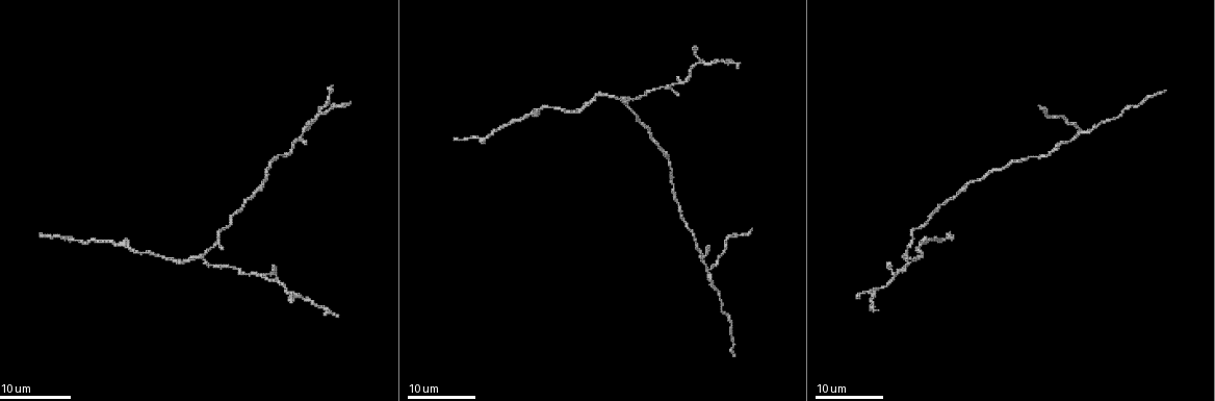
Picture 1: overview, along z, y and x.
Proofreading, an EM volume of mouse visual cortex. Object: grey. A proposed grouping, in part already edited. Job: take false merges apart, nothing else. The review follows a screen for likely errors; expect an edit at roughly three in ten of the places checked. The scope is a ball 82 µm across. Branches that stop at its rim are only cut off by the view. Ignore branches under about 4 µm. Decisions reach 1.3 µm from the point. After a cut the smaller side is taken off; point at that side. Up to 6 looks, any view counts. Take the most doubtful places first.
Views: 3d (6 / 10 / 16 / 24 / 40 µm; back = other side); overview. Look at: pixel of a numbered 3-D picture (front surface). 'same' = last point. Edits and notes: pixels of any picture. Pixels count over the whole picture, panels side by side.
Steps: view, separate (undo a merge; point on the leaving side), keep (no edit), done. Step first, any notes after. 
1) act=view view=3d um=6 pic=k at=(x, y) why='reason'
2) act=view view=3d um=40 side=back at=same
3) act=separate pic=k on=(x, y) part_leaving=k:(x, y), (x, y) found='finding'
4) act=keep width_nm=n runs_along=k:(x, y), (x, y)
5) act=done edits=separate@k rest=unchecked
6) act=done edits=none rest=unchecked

act=view view=3d um=24 pic=1 at=(706, 270) why='arms part here'

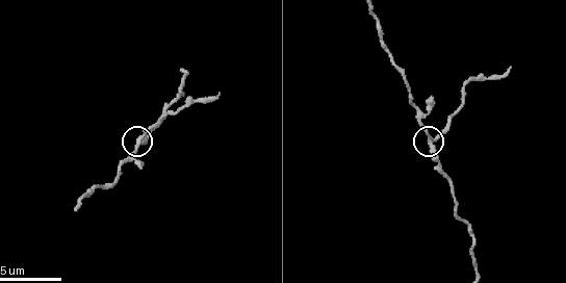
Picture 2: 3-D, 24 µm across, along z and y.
act=view view=3d um=10 pic=2 at=(432, 142)

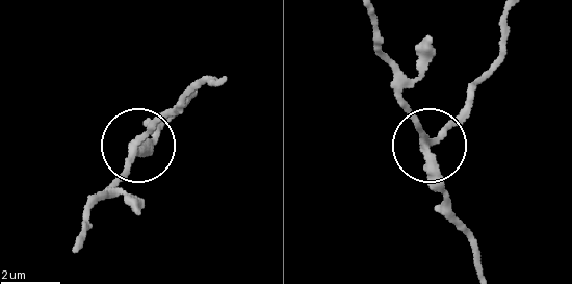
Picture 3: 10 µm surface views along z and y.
act=keep arms=3 runs_along=3:(371, 22), (420, 142), (433, 142), (468, 106) found='one cell here'

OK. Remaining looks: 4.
act=view view=3d um=24 pic=1 at=(905, 253) why='three-way junction'

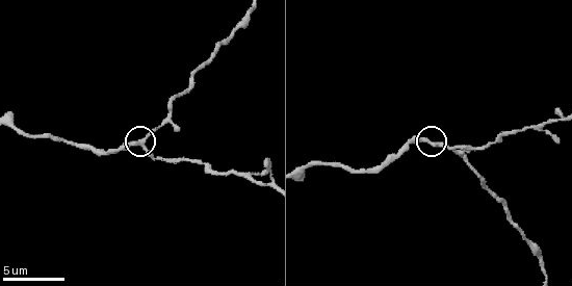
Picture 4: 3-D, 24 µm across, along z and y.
act=view view=3d um=10 pic=4 at=(140, 145)

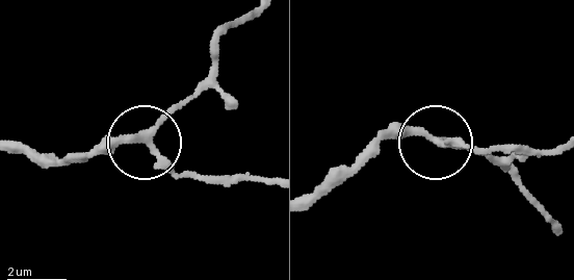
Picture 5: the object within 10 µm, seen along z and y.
act=view view=3d um=6 pic=5 at=(437, 139)

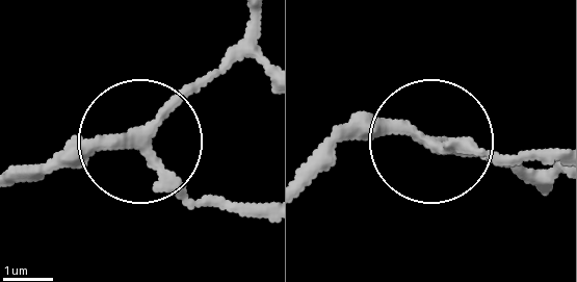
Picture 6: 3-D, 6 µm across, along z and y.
act=keep side_arm_um=25 arms=3 found='one cell here'

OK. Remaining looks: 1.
act=view view=3d um=16 pic=4 at=(265, 185) why='three-way junction'

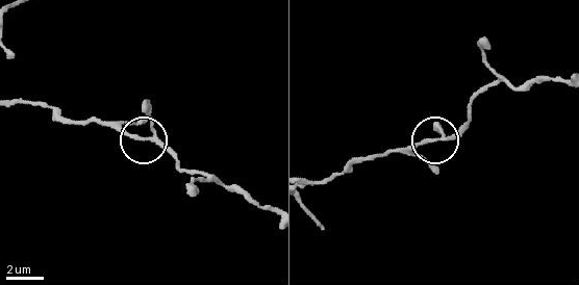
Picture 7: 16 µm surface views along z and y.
act=keep width_nm=170 runs_along=7:(308, 182), (397, 149), (453, 138), (470, 123) found='one cell here'

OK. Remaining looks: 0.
act=done edits=none rest=unchecked

